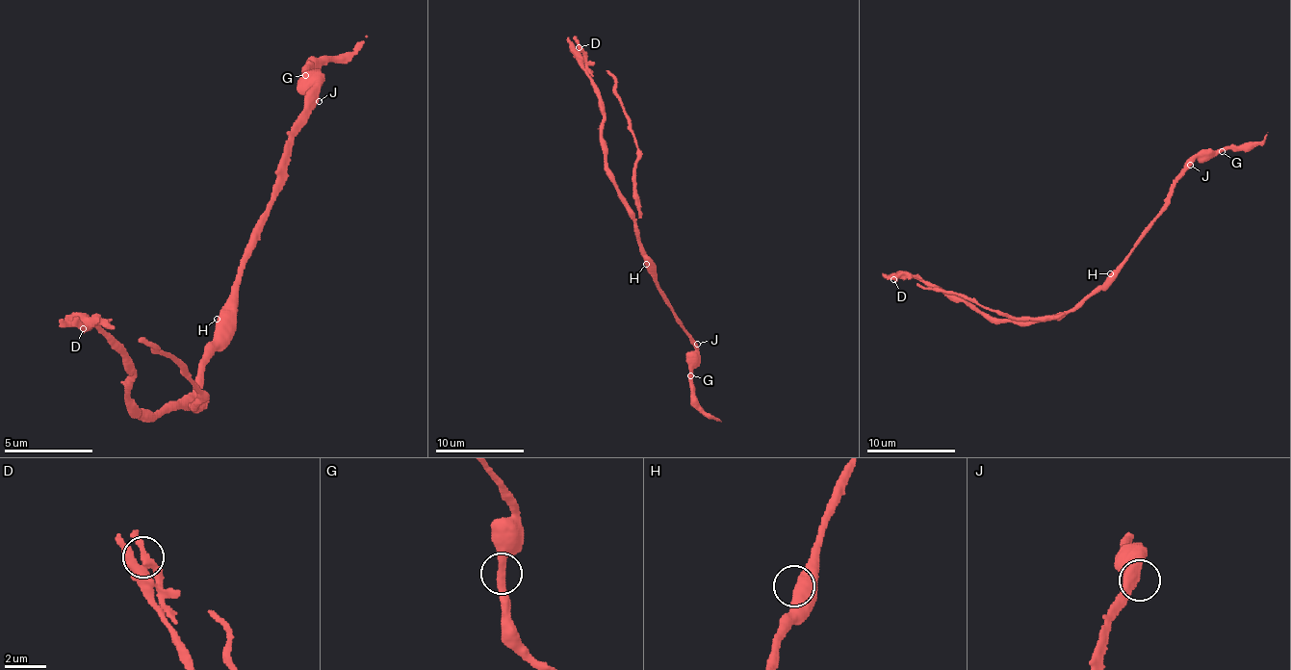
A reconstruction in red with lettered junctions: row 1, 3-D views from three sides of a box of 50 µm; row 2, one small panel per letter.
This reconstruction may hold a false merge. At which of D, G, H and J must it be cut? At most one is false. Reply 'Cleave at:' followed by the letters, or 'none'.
Cleave at: D

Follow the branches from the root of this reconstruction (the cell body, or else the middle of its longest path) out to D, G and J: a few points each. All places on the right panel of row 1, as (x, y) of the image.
D: (1101, 285), (1066, 312), (1037, 321), (1010, 321), (988, 319), (912, 276), (894, 278)
G: (1101, 285), (1166, 202), (1170, 185), (1197, 158), (1210, 158), (1222, 151)
J: (1101, 285), (1166, 202), (1170, 185), (1190, 165)

